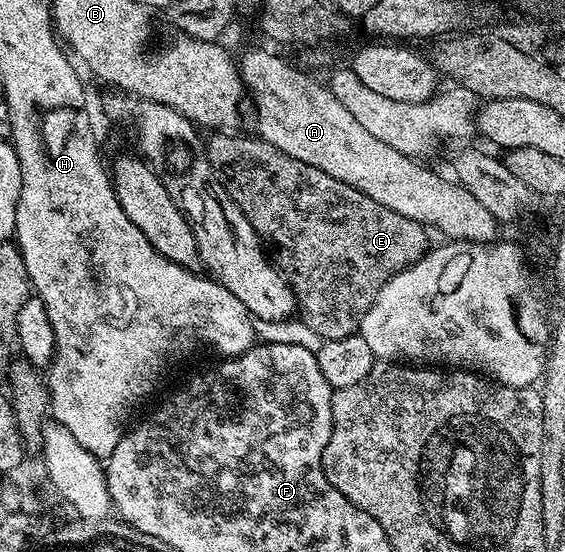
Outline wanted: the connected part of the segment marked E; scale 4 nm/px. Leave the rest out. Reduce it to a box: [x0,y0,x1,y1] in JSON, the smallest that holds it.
[206,131,430,342]

